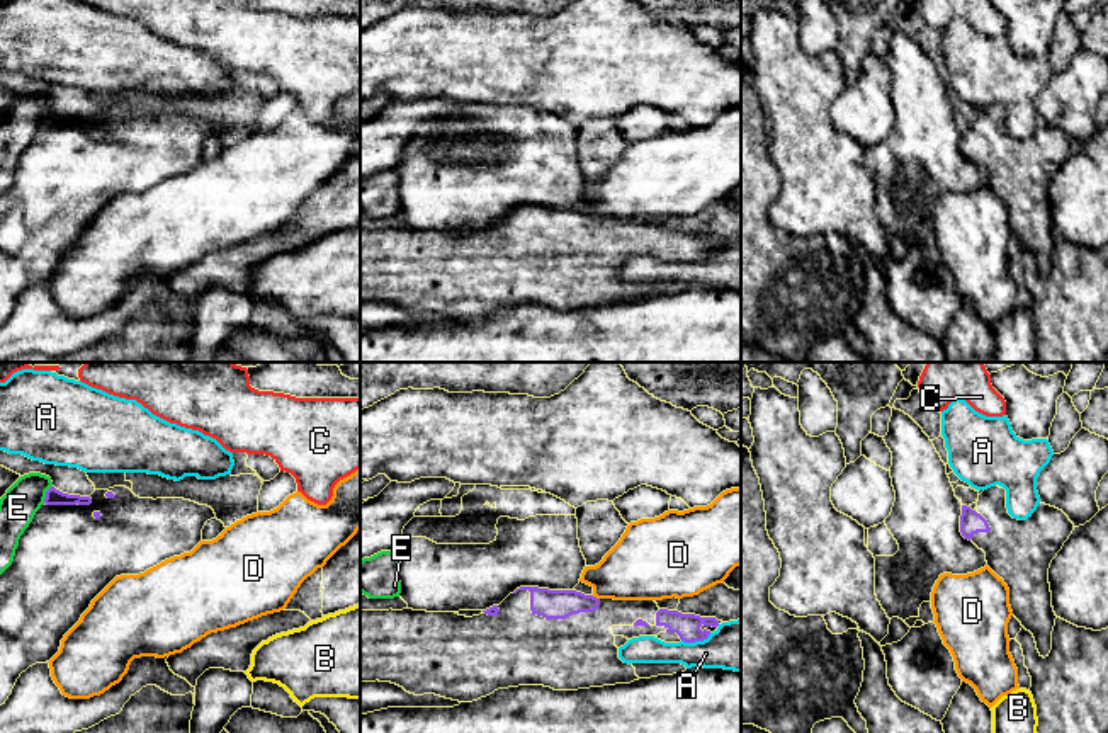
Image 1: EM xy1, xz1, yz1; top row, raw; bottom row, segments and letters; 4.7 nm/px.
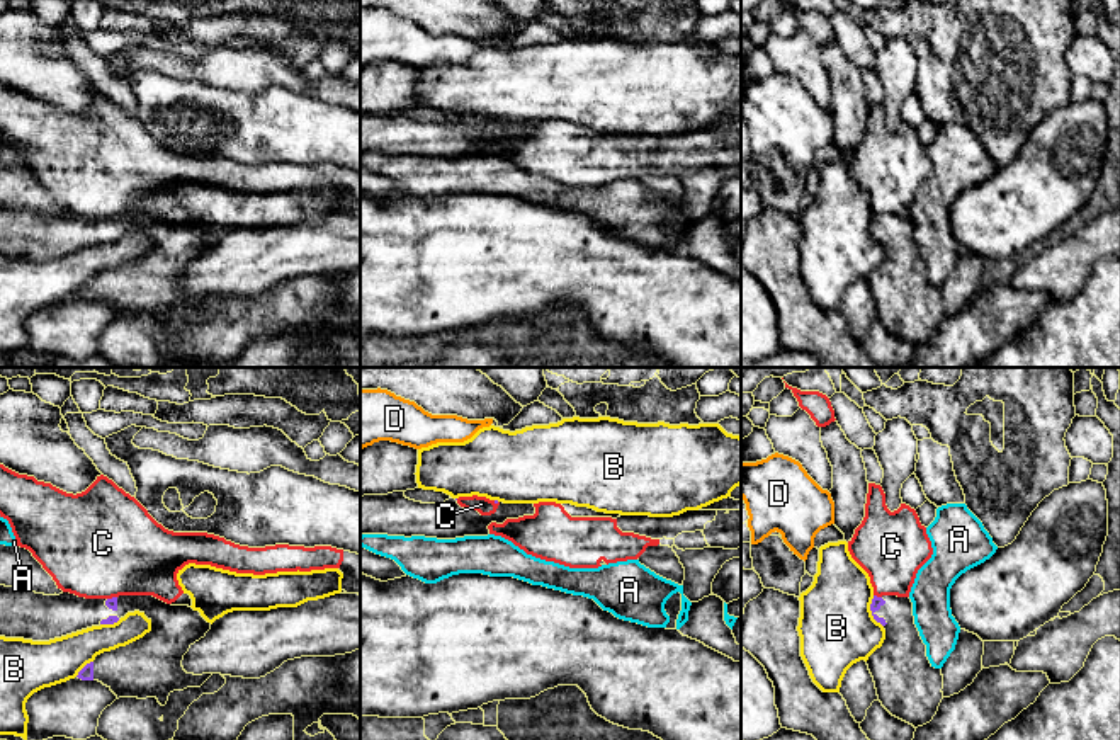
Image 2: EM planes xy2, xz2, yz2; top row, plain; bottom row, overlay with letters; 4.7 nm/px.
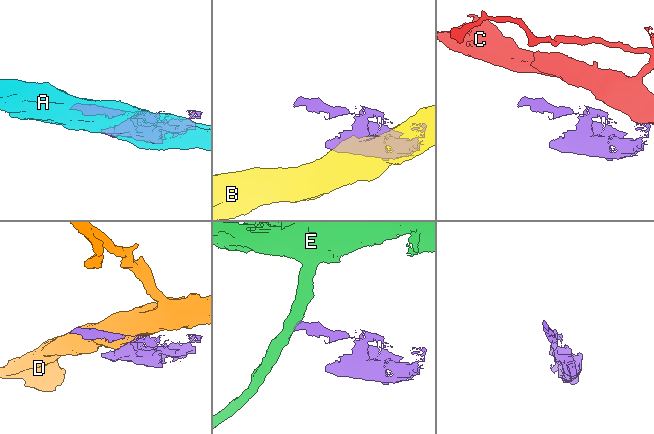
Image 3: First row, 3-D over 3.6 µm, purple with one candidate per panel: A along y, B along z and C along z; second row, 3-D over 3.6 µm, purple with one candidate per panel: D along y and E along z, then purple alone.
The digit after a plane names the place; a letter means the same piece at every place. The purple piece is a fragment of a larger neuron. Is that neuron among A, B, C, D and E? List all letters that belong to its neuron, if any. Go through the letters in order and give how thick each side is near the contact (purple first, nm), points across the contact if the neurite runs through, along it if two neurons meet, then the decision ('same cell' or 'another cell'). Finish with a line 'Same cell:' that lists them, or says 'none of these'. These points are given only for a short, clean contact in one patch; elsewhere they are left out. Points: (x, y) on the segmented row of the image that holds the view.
A: 120 nm thick on the purple side, 240 nm on the other; another cell
B: 50 nm thick on the purple side, 360 nm on the other; another cell
C: 50 nm thick on the purple side, 340 nm on the other; border along yz2 (874, 594), (881, 597); another cell
D: 140 nm thick on the purple side, 300 nm on the other; another cell
E: 80 nm thick on the purple side, 180 nm on the other; border along xy1 (51, 485), (43, 502); another cell
Same cell: none of these

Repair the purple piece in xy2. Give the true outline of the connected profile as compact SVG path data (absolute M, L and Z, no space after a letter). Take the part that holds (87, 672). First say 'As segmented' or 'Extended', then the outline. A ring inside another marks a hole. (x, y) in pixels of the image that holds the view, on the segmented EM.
Extended. M0 585L0 636L49 641L92 626L114 624L139 611L151 621L143 638L104 652L80 672L119 697L156 697L167 704L173 691L201 687L212 674L194 675L182 667L189 648L211 629L199 611L172 606L153 595L85 599L70 592L44 595Z

